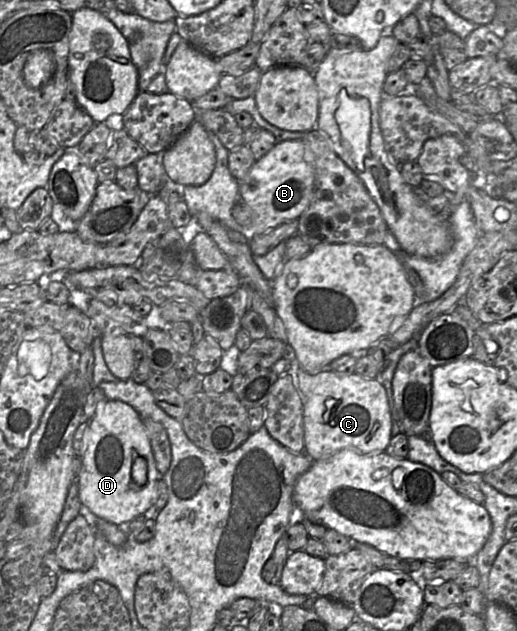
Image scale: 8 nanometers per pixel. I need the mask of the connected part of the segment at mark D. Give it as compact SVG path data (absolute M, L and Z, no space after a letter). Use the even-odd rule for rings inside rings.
M106 399L98 404L88 428L89 443L77 474L79 499L96 517L121 528L126 527L136 516L143 515L156 503L158 481L163 476L157 469L142 418L129 404ZM138 456L147 461L147 480L143 486L136 486L132 480L132 464Z

